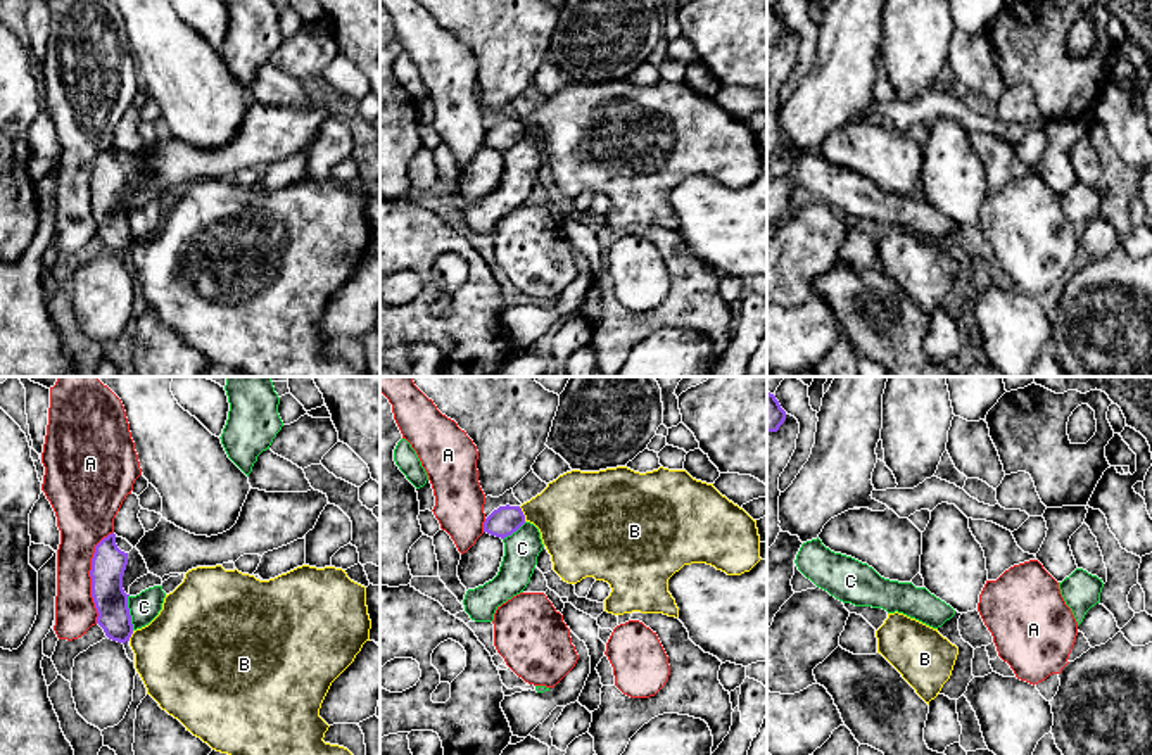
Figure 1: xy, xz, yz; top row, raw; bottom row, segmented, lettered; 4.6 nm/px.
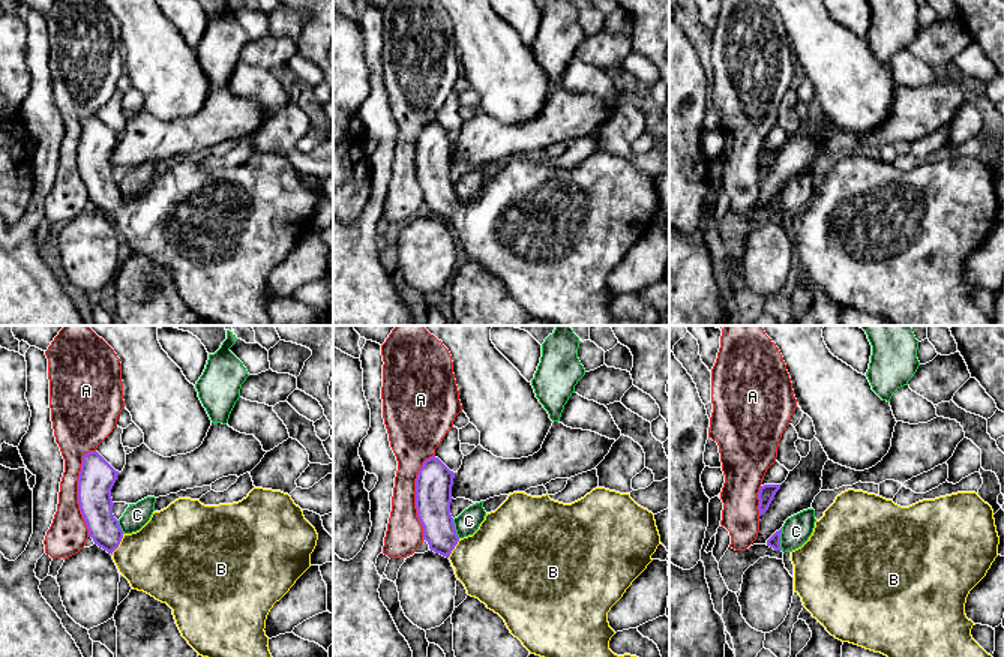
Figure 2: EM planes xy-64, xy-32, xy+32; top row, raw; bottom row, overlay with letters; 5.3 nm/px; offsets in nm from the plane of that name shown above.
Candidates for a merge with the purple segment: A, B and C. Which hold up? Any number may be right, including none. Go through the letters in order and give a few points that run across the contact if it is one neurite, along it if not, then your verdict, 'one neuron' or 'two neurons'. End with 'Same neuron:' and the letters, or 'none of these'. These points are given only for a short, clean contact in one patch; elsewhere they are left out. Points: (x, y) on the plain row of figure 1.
A: two neurons
B: xz (505, 133), (522, 126), (576, 126) | one neuron
C: two neurons
Same neuron: B

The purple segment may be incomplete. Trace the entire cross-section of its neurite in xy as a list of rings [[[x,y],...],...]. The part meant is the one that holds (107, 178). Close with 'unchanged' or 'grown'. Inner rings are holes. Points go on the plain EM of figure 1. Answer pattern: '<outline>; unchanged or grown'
[[[109,147],[97,159],[92,171],[92,211],[97,237],[105,249],[117,256],[130,256],[135,282],[147,308],[162,323],[178,332],[187,344],[200,351],[212,363],[238,370],[245,377],[366,377],[347,361],[325,356],[328,337],[320,330],[321,316],[332,295],[354,275],[363,257],[370,254],[371,233],[366,219],[366,200],[351,194],[342,181],[309,178],[297,180],[269,194],[216,180],[197,180],[185,187],[183,195],[166,207],[162,223],[145,240],[133,242],[123,188],[128,166]]]; grown

